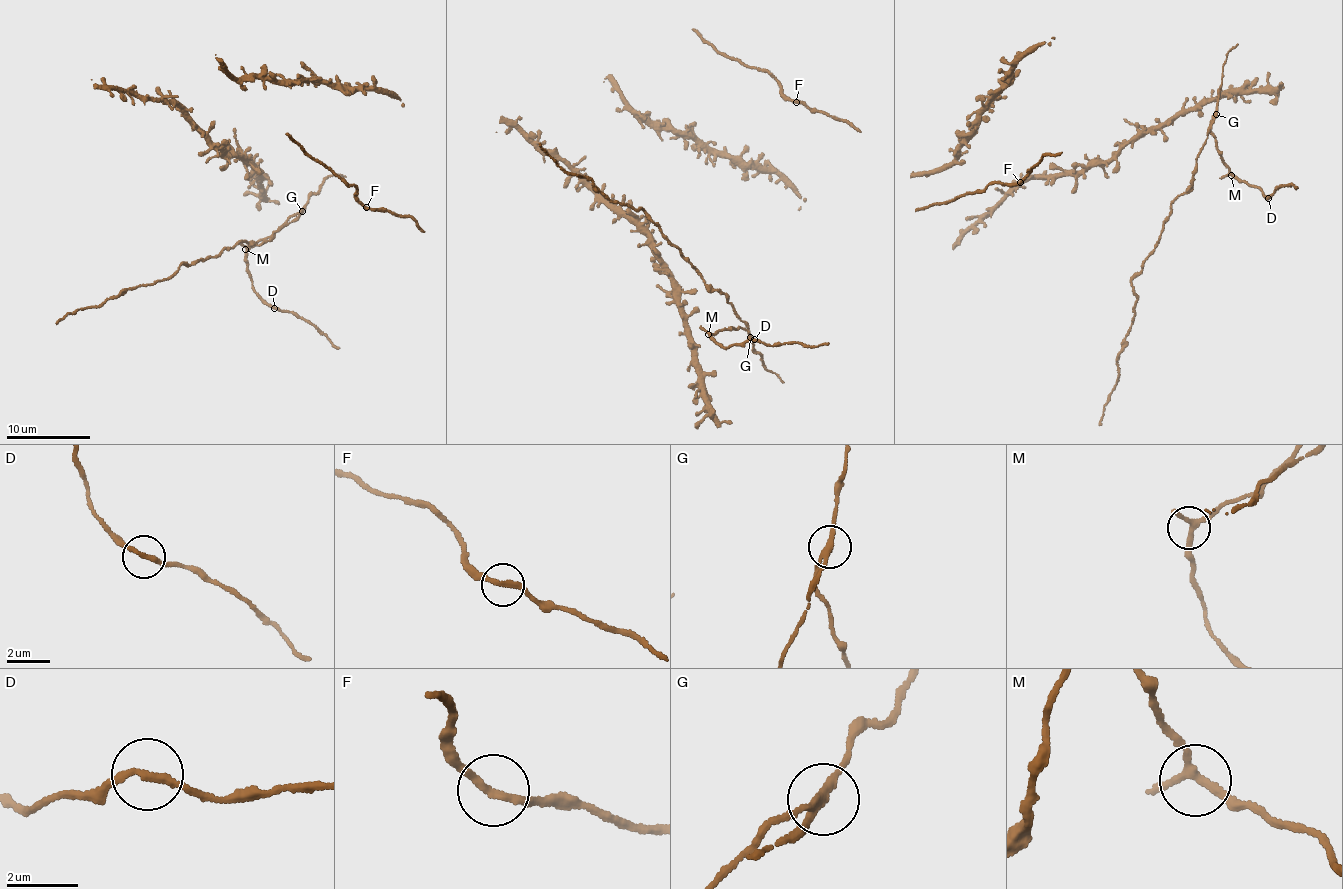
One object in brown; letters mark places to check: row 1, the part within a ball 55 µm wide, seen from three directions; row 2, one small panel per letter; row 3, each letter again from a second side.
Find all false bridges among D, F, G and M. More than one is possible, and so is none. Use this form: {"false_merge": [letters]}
{"false_merge": ["G"]}

